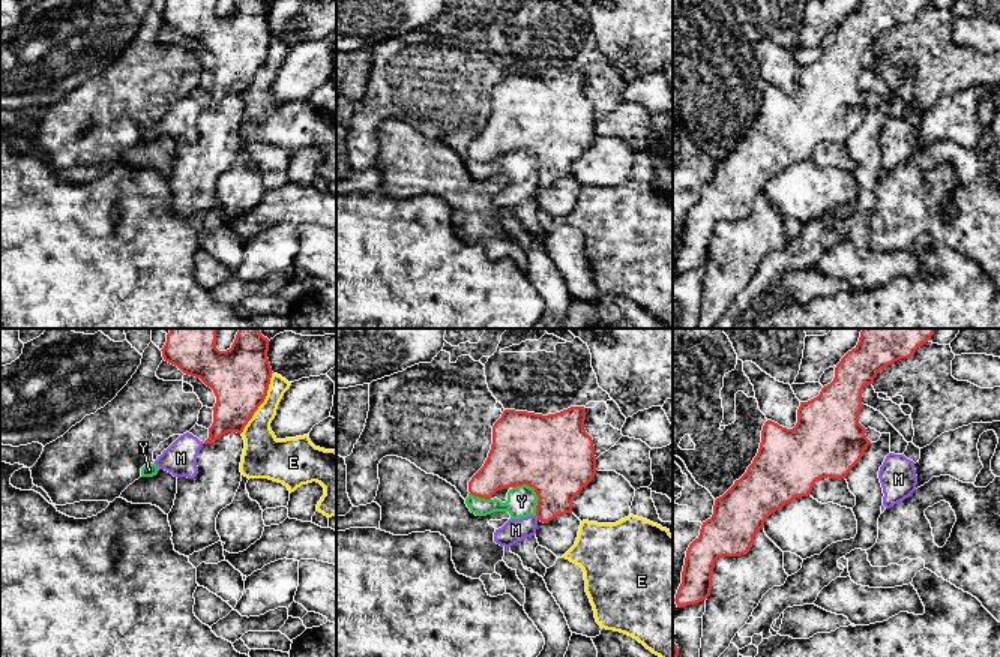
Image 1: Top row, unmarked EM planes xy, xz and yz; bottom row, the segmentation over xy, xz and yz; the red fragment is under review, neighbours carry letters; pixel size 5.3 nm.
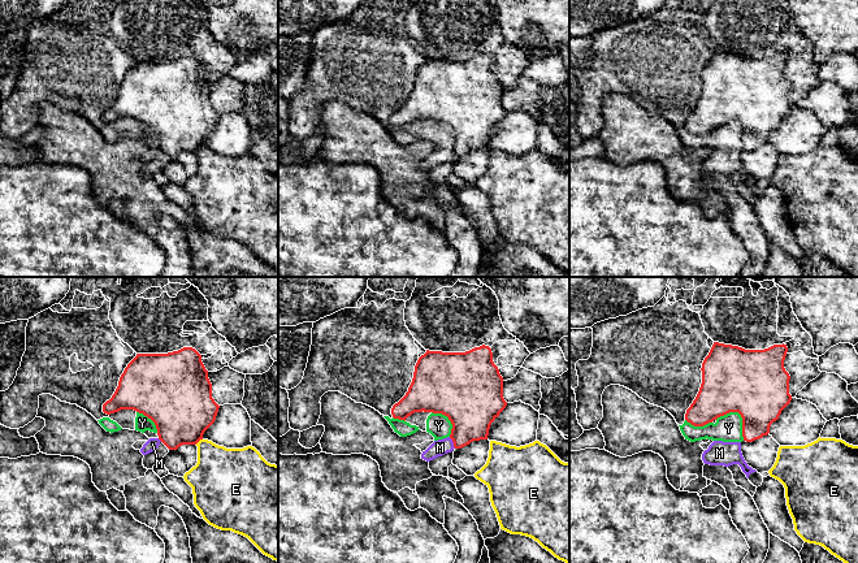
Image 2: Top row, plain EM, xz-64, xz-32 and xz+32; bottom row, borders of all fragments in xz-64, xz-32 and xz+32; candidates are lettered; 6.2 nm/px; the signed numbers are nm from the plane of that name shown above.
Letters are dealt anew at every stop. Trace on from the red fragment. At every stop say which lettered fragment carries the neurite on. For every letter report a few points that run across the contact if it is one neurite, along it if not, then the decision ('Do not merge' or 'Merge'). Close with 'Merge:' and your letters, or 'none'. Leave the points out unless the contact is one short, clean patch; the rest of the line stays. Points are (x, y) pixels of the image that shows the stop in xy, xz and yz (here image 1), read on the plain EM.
E: Do not merge
M: Line: xz (536, 179), (538, 183). Do not merge
Y: Line: xz (512, 150), (529, 149), (533, 153), (538, 162), (536, 179). Do not merge
Merge: none

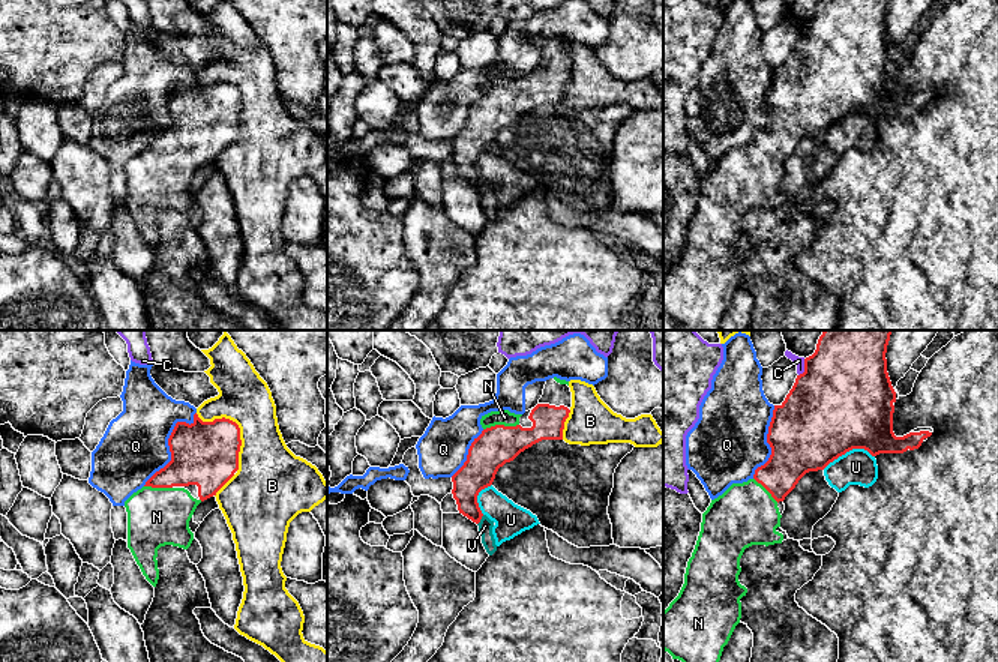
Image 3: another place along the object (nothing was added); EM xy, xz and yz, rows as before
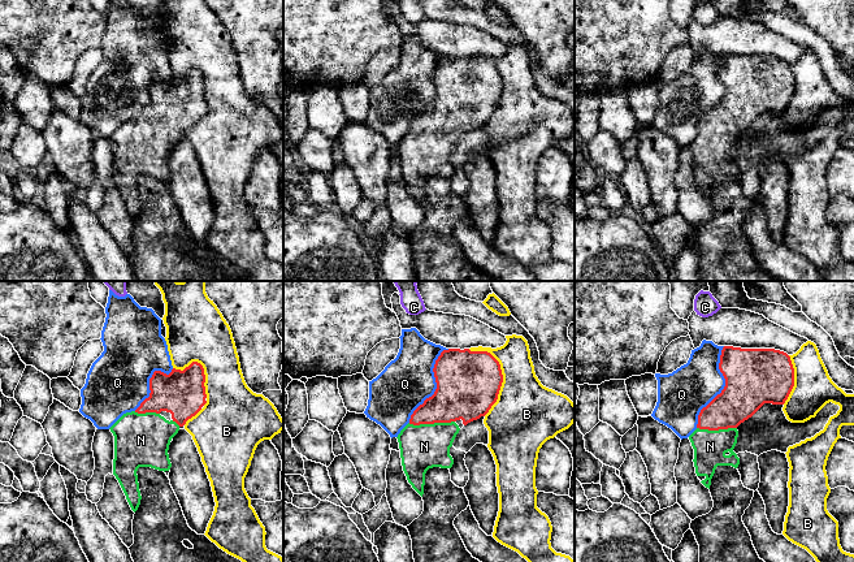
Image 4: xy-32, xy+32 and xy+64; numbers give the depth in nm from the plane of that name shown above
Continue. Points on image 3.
B: Do not merge
C: Line: yz (805, 23), (805, 33), (799, 39). Do not merge
N: Merge
Q: Do not merge
U: Do not merge
V: Line: xz (483, 179), (477, 188). Do not merge
Merge: N

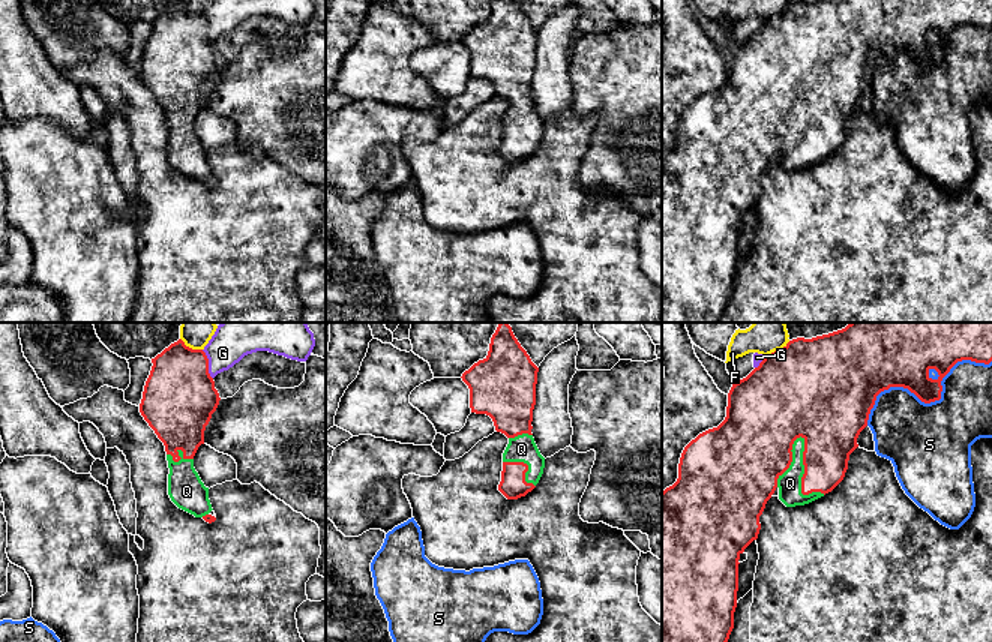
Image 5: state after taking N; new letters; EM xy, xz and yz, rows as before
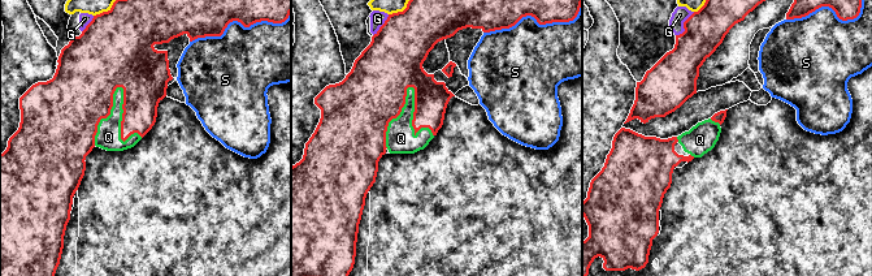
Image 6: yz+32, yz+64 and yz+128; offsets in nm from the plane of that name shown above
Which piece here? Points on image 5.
F: Do not merge
G: Line: xy (201, 14), (207, 23), (207, 36), (212, 42). Do not merge
Q: Merge
S: Do not merge
Merge: Q

